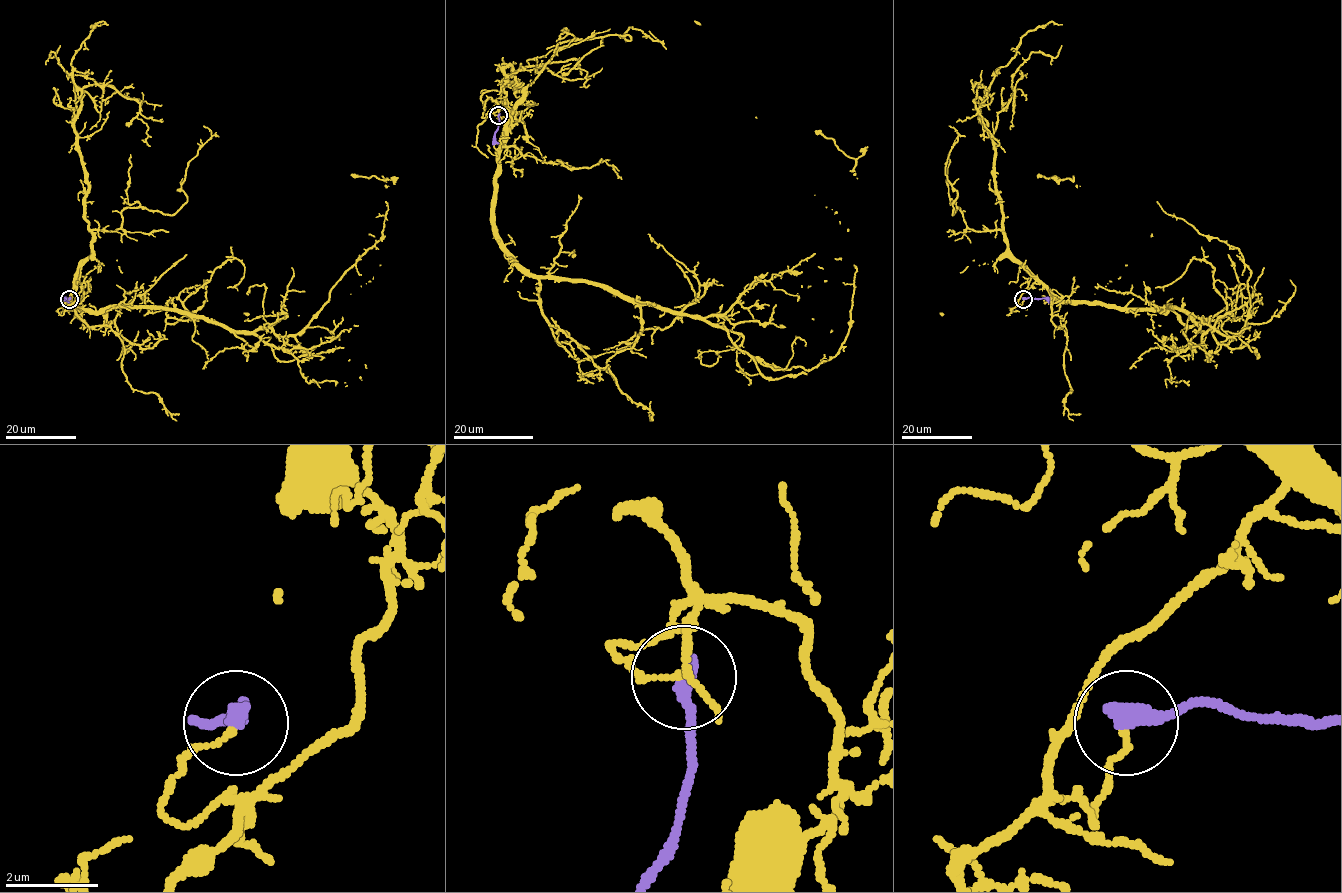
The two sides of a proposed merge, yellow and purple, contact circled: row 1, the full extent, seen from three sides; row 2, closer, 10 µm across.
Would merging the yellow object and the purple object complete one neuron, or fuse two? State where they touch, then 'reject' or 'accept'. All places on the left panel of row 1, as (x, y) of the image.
place (69, 299); reject

